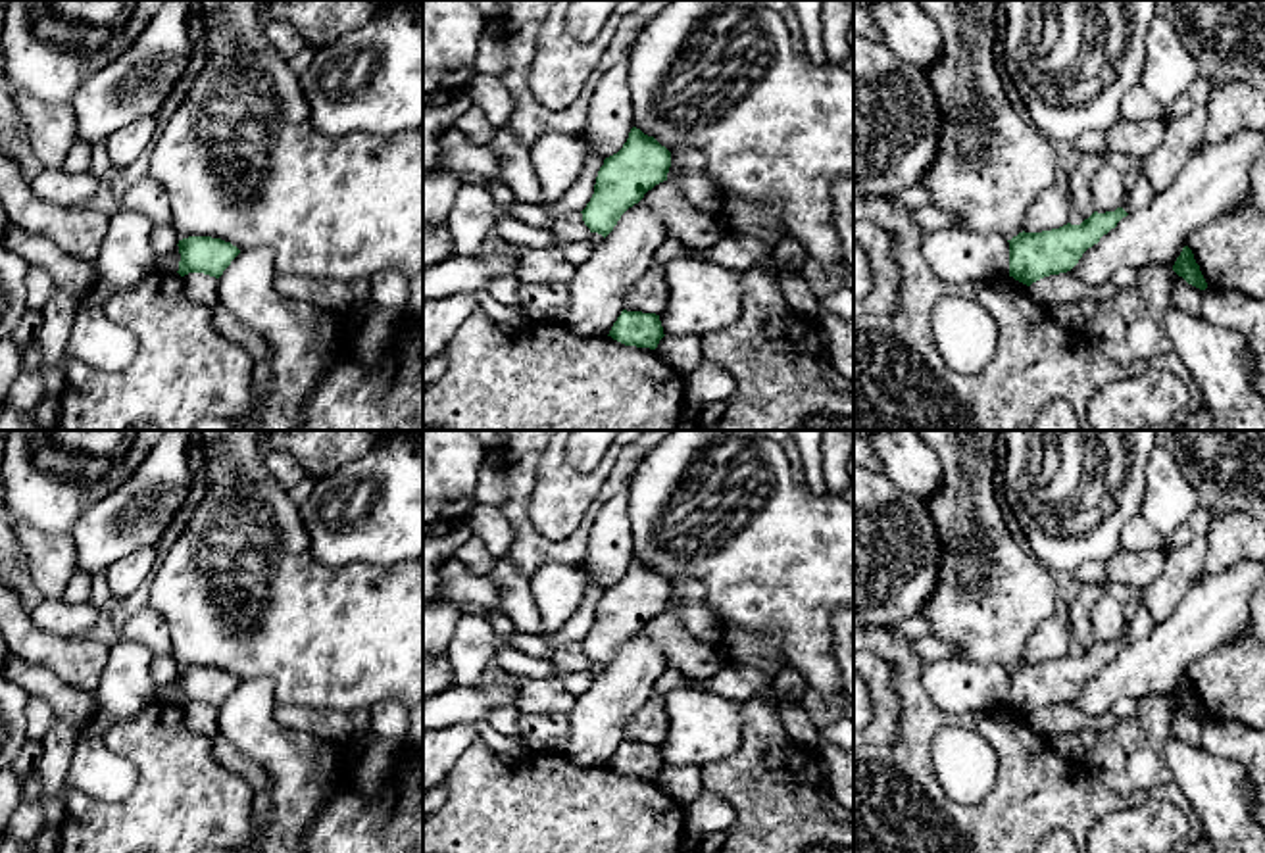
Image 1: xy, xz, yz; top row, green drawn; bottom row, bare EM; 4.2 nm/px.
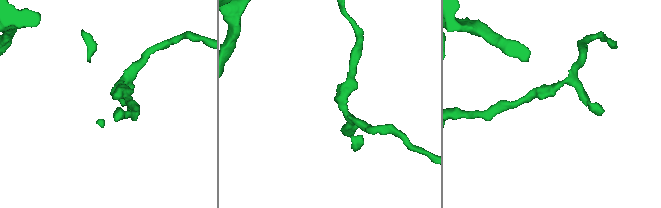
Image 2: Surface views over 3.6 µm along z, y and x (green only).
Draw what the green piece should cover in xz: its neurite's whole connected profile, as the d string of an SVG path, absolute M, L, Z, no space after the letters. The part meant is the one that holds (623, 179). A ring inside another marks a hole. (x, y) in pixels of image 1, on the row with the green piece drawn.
M632 127L623 148L604 159L594 194L581 211L590 232L606 238L629 207L656 184L667 181L669 167L671 152L654 136Z

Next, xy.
M188 236L179 240L179 275L204 273L219 279L231 261L240 254L236 246L211 236Z

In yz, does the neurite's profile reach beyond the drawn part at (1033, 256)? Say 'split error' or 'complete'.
complete

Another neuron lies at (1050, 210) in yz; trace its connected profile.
M1057 186L1048 188L1029 207L1023 223L1025 232L1042 232L1069 223L1071 196Z

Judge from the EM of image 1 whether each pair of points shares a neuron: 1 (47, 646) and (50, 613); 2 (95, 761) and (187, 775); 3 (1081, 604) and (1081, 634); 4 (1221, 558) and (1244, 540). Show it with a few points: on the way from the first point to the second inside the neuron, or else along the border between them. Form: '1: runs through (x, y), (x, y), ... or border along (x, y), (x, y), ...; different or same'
1: border along (29, 611), (29, 617), (49, 633), (85, 636); different
2: border along (104, 732), (135, 769), (114, 804); different
3: runs through (1081, 611), (1081, 627); same
4: runs through (1227, 552), (1239, 540); same

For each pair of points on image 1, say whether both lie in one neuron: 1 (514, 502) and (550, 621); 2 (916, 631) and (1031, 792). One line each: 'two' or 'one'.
1: two
2: two

